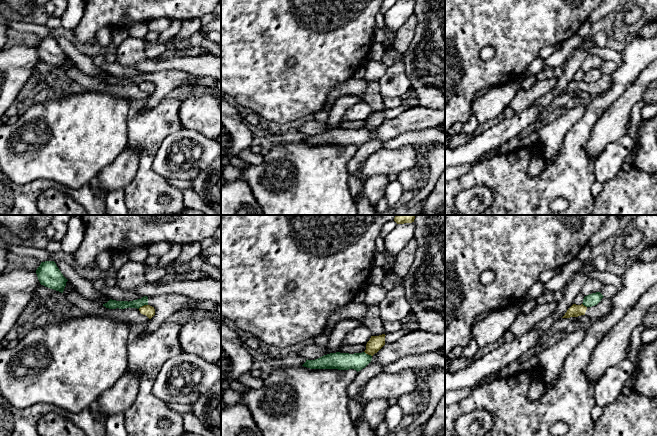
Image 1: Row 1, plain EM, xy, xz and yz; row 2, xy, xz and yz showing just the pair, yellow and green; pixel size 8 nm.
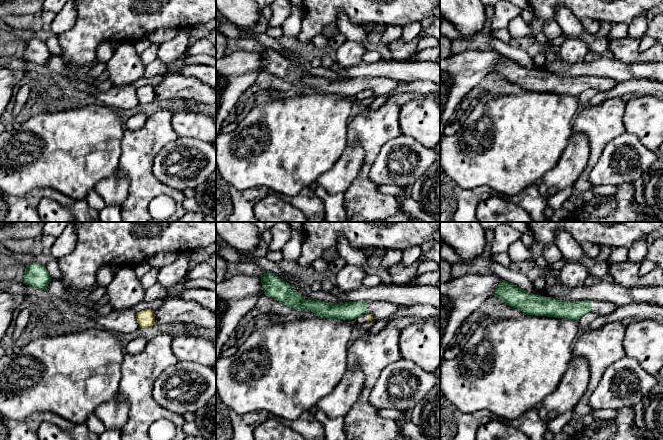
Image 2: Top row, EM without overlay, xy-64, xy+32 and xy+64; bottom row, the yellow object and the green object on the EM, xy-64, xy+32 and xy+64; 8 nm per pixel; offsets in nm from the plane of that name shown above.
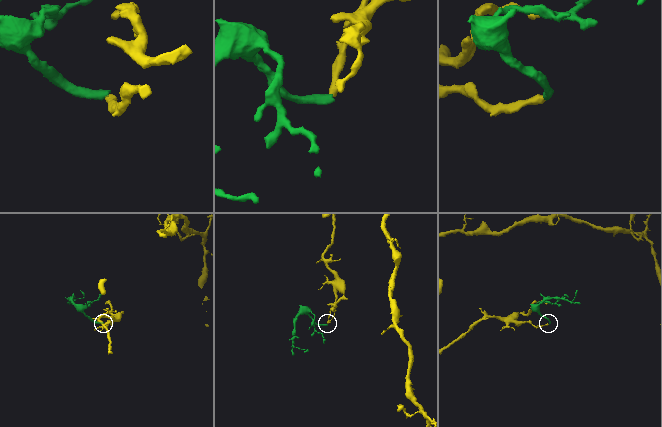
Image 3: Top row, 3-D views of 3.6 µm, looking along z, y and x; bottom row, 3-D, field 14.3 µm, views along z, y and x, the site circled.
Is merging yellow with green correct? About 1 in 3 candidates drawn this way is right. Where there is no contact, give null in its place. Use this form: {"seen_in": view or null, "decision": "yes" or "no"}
{"seen_in": "xy", "decision": "no"}

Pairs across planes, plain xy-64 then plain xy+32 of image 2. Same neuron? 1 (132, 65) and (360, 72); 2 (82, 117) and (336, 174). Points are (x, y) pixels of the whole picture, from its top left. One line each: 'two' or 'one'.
1: two
2: two

